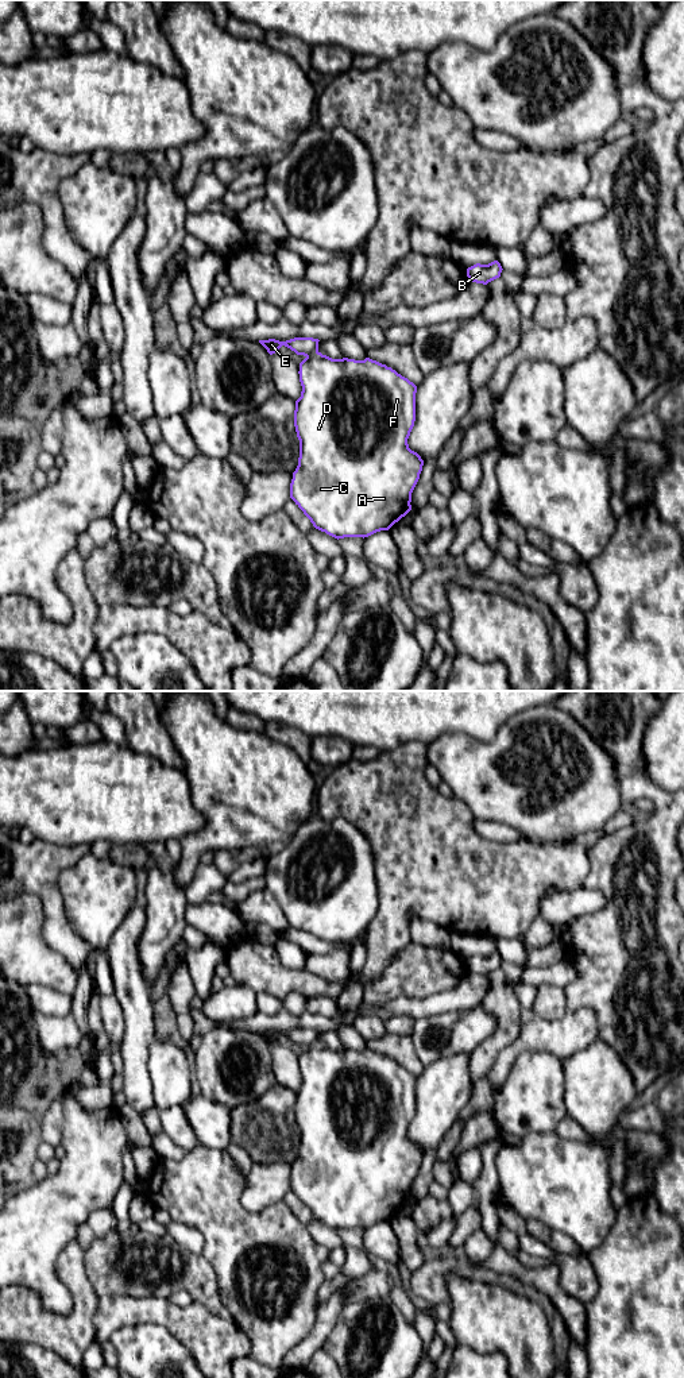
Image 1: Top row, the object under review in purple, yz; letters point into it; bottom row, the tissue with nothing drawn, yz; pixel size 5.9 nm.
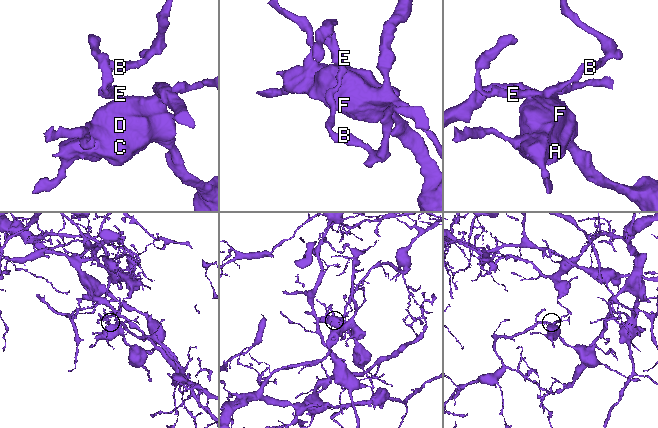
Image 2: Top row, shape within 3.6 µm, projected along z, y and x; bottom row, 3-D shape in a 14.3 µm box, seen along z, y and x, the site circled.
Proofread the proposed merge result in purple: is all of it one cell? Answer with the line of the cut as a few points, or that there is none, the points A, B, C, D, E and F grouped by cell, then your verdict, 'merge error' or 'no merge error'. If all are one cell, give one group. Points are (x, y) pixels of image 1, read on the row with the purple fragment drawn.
yz (317, 350), (306, 356) | A C D F / B E | merge error

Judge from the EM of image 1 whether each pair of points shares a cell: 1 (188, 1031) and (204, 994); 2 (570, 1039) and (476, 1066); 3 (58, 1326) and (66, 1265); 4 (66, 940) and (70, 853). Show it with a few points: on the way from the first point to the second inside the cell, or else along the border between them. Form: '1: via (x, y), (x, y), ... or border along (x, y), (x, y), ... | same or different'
1: border along (186, 965), (197, 995) | different
2: border along (516, 1038), (498, 1054), (487, 1075) | different
3: via (74, 1315), (78, 1311), (77, 1281) | same
4: via (54, 918), (51, 875) | same

